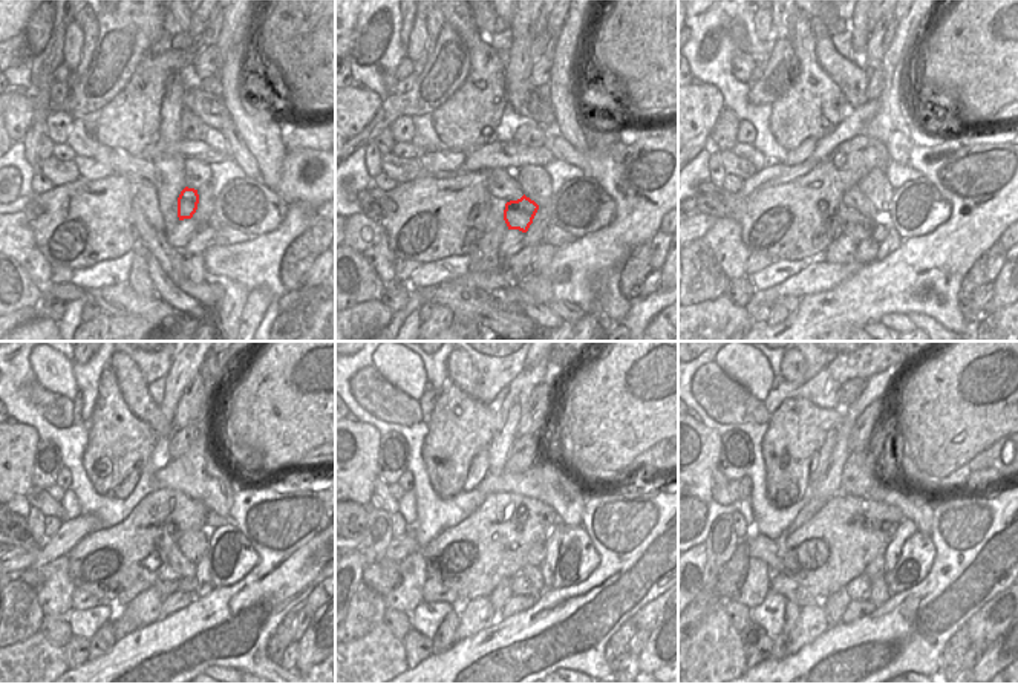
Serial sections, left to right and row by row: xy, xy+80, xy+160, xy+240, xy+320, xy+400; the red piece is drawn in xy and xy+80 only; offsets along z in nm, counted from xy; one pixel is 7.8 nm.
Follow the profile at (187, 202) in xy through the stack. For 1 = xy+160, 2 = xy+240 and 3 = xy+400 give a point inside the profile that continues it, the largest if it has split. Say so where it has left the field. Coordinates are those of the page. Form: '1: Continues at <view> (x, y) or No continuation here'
1: Continues at xy+160 (853, 224)
2: Continues at xy+240 (167, 580)
3: Continues at xy+400 (836, 605).

